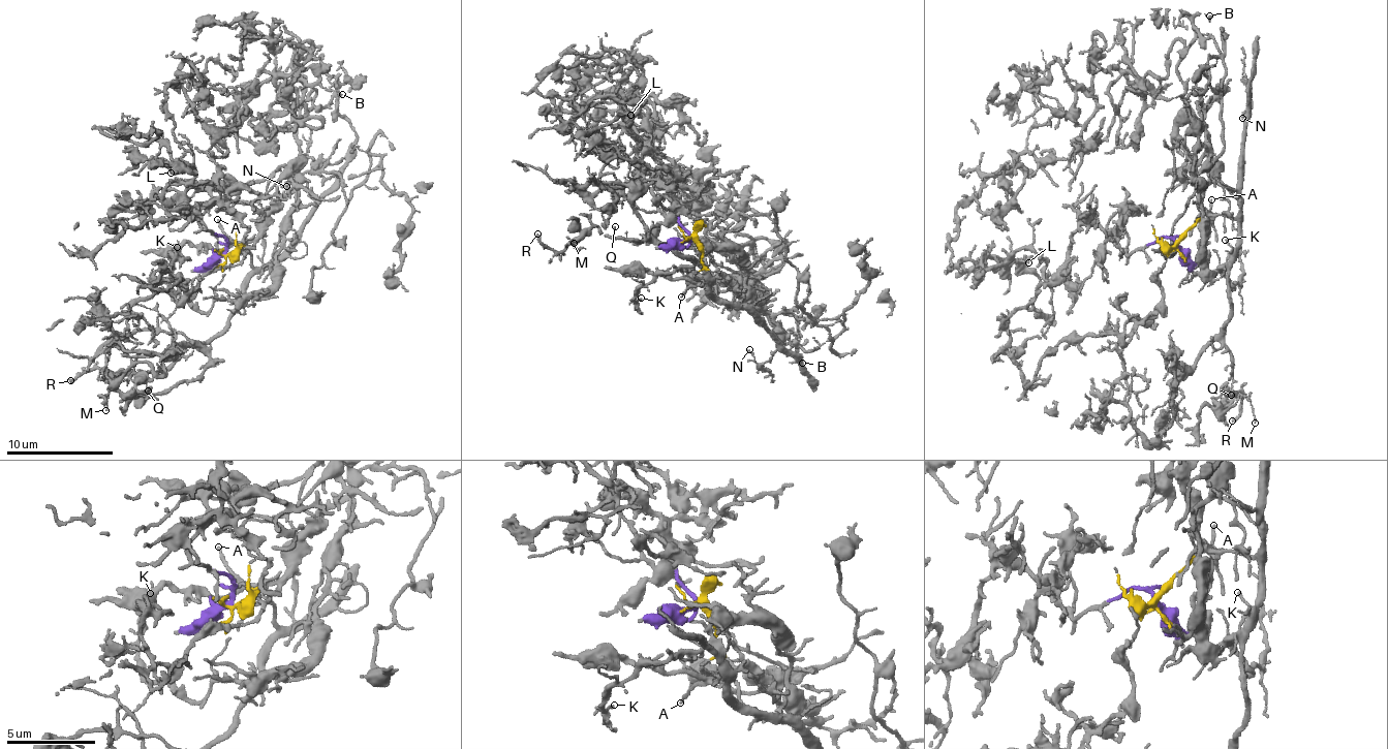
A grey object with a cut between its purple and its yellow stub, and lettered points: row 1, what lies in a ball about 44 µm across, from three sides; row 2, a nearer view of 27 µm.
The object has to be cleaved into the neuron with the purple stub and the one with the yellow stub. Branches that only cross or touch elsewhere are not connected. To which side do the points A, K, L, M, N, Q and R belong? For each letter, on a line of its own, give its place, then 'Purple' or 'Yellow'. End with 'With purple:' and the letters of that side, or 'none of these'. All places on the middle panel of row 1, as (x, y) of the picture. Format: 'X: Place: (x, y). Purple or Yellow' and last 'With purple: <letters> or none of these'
A: Place: (681, 297). Yellow
K: Place: (641, 298). Yellow
L: Place: (630, 115). Purple
M: Place: (574, 243). Yellow
N: Place: (749, 349). Yellow
Q: Place: (615, 226). Yellow
R: Place: (537, 233). Yellow
With purple: L

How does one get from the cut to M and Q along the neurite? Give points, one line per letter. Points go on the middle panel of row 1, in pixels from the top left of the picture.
M: (689, 238), (710, 275), (713, 298), (703, 268), (645, 239), (609, 238), (590, 228), (575, 243)
Q: (689, 238), (710, 275), (713, 298), (711, 281), (696, 259), (645, 239), (635, 242), (616, 238), (614, 227)

